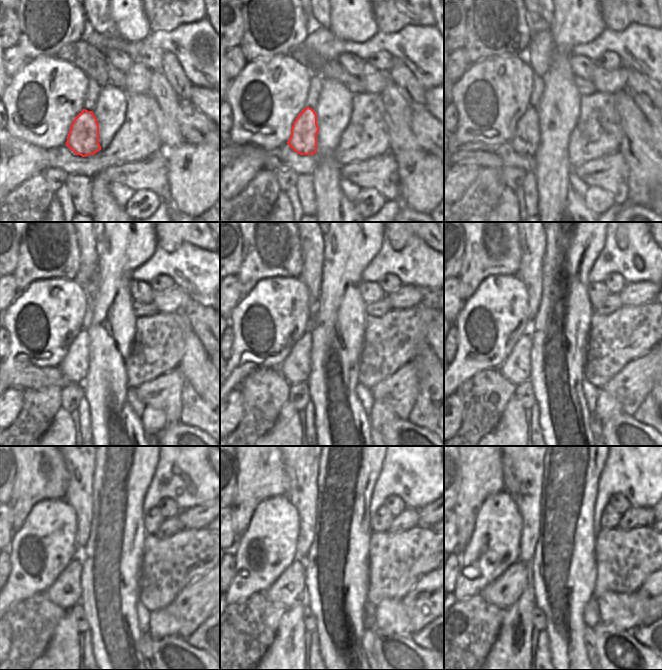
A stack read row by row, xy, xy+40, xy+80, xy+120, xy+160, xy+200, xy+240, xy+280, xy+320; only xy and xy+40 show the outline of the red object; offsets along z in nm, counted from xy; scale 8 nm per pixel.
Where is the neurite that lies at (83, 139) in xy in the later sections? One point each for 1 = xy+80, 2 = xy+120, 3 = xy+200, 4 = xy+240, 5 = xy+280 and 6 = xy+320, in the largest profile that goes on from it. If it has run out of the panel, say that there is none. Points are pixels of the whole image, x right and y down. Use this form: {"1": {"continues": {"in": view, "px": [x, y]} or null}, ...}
{"1": {"continues": {"in": "xy+80", "px": [525, 141]}}, "2": {"continues": {"in": "xy+120", "px": [75, 365]}}, "3": {"continues": {"in": "xy+200", "px": [517, 367]}}, "4": {"continues": {"in": "xy+240", "px": [66, 590]}}, "5": {"continues": {"in": "xy+280", "px": [289, 588]}}, "6": {"continues": {"in": "xy+320", "px": [507, 588]}}}

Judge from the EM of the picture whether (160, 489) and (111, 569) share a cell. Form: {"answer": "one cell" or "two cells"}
{"answer": "two cells"}

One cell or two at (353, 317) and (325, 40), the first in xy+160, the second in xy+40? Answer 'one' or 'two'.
two

